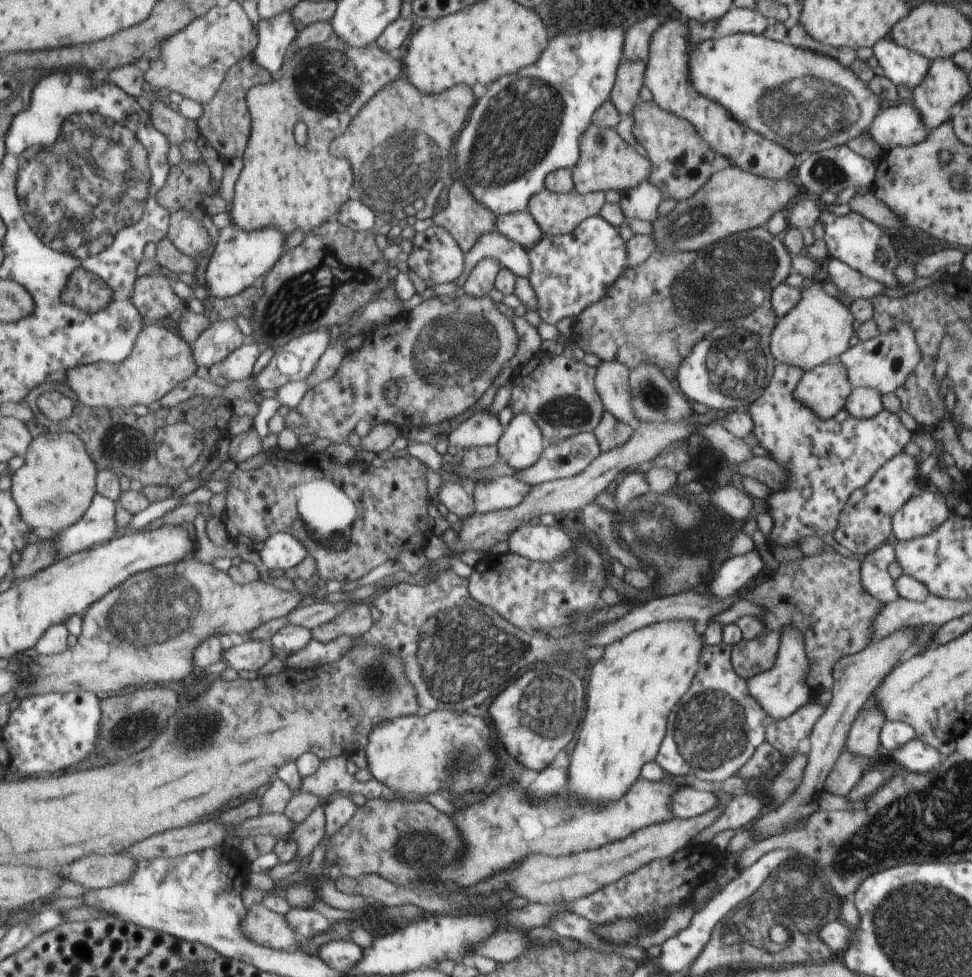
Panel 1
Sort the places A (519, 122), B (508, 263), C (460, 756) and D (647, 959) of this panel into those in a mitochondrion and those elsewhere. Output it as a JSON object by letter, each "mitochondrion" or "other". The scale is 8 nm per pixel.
{"A":"mitochondrion","B":"other","C":"mitochondrion","D":"other"}

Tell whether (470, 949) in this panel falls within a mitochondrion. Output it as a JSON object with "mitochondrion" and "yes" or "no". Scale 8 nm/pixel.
{"mitochondrion":"no"}

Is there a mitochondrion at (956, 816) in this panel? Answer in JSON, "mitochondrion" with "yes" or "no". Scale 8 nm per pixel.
{"mitochondrion":"yes"}

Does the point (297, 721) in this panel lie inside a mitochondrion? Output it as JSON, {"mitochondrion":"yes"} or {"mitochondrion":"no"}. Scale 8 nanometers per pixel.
{"mitochondrion":"no"}

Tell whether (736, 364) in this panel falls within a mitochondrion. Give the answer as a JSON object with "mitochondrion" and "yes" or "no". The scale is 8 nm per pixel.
{"mitochondrion":"yes"}

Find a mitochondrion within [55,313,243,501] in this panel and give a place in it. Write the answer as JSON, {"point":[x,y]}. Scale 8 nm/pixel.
{"point":[115,443]}

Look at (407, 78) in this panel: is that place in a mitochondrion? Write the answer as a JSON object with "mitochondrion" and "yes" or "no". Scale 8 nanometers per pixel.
{"mitochondrion":"no"}

